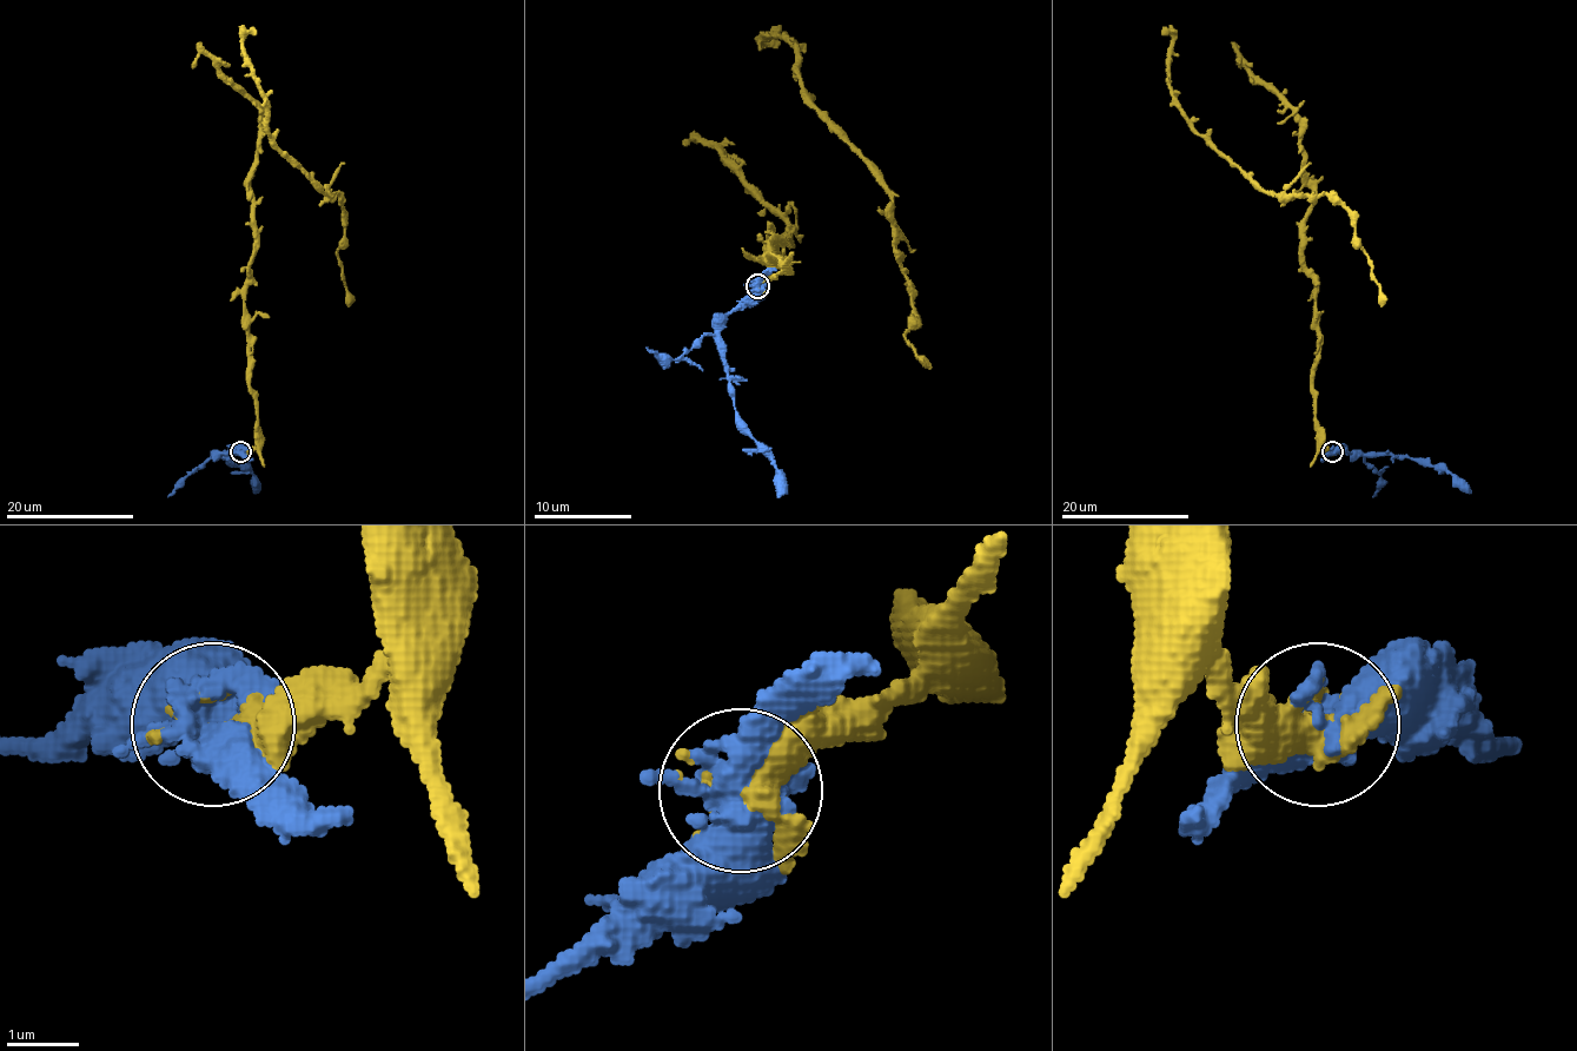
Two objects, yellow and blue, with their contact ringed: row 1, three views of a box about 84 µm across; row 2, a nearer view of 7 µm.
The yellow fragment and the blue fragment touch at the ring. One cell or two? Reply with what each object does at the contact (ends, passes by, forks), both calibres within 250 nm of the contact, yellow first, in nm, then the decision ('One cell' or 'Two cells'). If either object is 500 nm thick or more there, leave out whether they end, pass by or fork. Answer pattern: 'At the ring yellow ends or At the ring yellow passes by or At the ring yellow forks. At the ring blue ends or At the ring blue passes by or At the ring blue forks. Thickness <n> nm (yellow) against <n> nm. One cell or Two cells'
At the ring yellow forks. At the ring blue forks. Thickness 240 nm (yellow) against 480 nm. One cell

